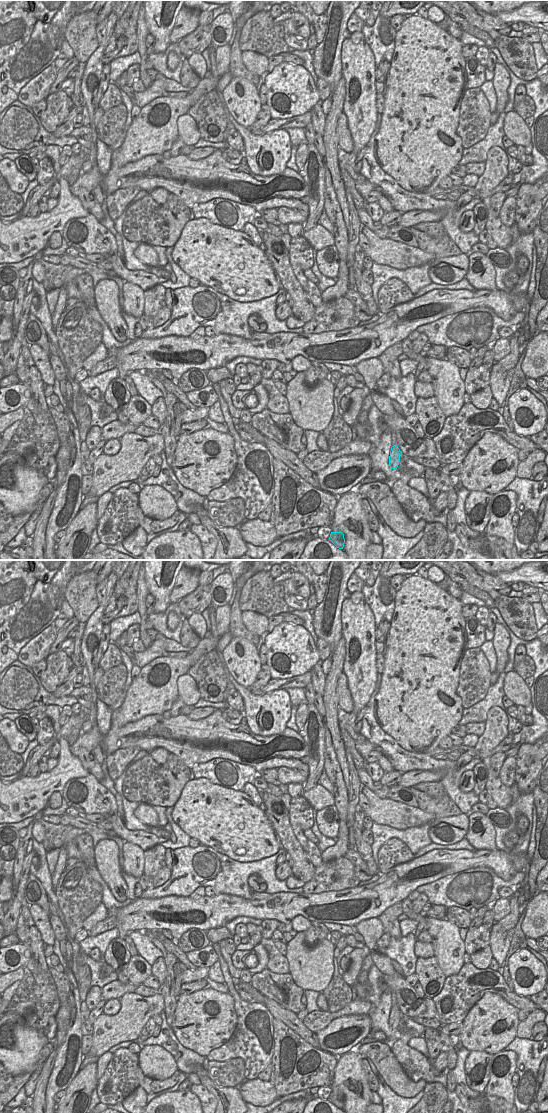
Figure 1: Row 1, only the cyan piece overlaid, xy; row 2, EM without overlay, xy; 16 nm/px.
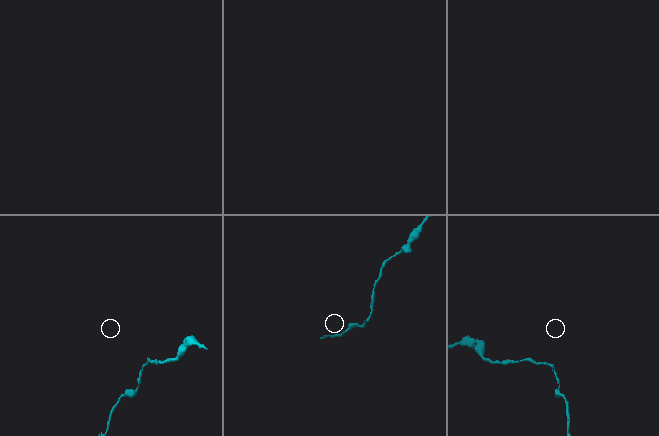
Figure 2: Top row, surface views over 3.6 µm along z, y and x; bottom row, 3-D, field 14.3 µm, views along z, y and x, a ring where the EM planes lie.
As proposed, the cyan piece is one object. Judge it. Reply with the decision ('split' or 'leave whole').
leave whole

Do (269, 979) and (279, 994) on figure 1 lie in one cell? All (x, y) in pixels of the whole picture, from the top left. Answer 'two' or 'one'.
one

